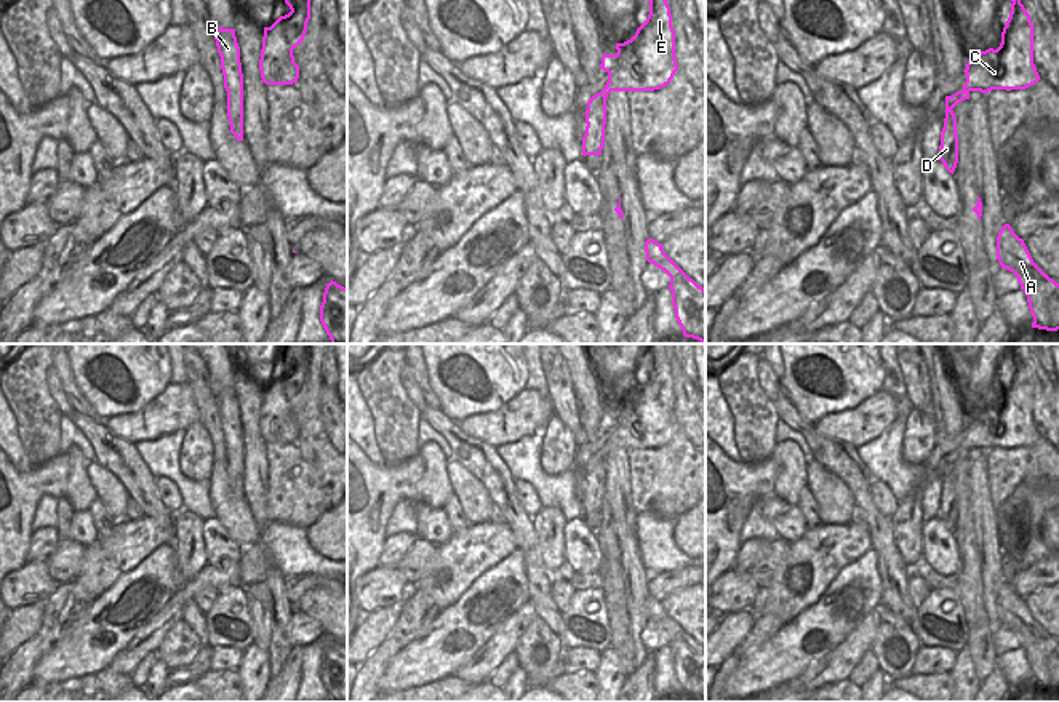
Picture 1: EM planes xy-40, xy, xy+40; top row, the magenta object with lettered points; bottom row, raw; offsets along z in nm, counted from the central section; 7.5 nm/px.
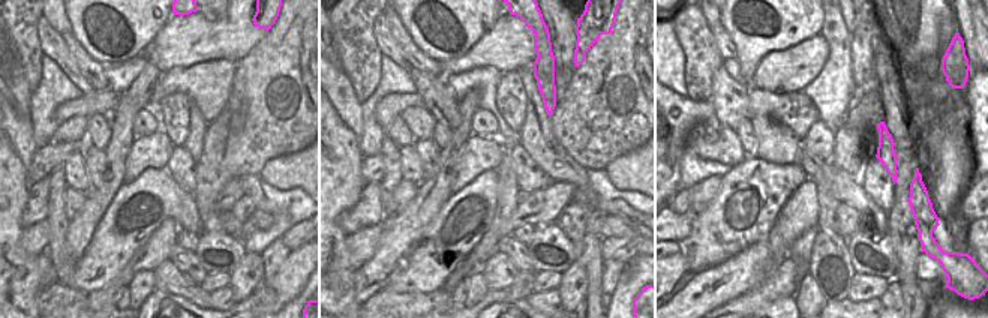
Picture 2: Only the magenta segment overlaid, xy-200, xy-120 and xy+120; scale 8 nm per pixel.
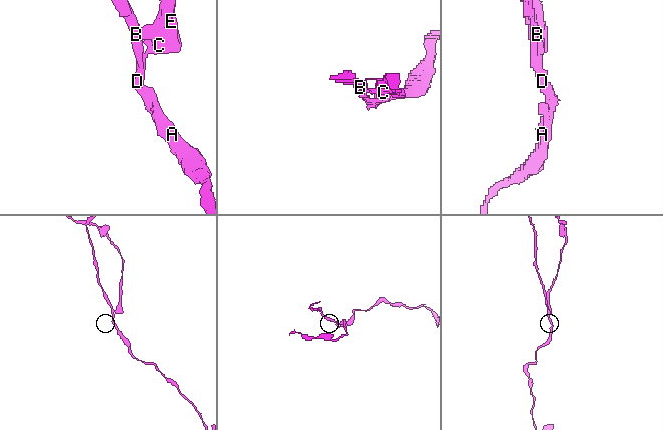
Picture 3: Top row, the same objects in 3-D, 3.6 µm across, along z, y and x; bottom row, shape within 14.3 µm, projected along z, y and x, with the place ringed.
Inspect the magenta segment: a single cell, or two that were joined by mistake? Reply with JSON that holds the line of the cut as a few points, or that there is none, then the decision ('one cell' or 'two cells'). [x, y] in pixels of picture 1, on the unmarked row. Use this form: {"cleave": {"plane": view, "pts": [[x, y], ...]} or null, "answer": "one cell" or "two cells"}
{"cleave": {"plane": "xy", "pts": [[605, 458], [592, 458], [587, 464]]}, "answer": "two cells"}

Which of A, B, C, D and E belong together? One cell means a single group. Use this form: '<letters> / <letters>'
A B D / C E

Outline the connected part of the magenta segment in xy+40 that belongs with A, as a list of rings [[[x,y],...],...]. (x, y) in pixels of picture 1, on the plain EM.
[[[1009,582],[997,595],[997,617],[1001,627],[1013,630],[1027,654],[1033,675],[1032,686],[1059,688],[1059,641],[1049,636],[1032,617],[1025,601]]]

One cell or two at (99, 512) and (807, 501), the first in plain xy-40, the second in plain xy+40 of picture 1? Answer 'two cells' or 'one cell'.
one cell

